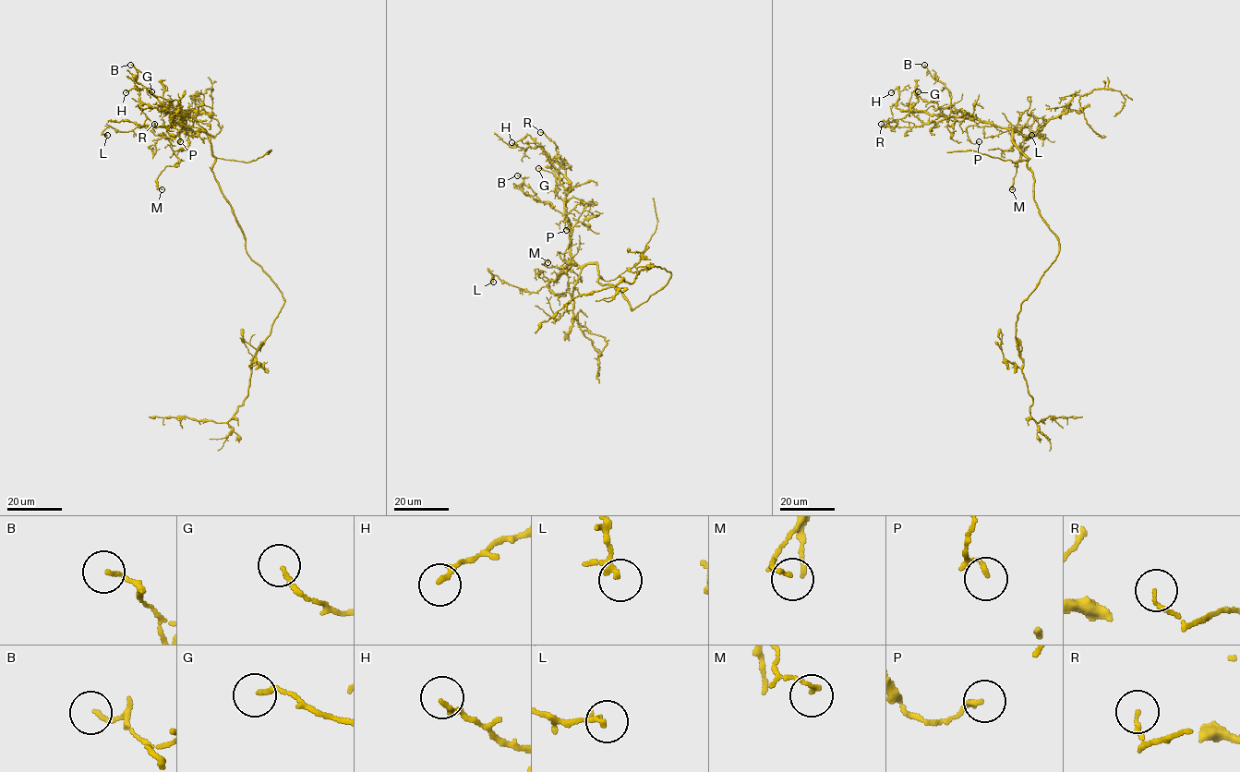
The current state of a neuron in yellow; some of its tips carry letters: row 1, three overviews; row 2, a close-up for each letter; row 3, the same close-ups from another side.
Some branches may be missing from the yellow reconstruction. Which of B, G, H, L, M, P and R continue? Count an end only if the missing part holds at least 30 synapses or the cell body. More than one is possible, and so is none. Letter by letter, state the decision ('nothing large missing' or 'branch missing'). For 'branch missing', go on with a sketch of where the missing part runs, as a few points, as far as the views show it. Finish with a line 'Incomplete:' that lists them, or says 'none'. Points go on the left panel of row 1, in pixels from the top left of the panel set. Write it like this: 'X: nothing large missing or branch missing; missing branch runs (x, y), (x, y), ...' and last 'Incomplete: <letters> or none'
B: nothing large missing
G: nothing large missing
H: nothing large missing
L: nothing large missing
M: nothing large missing
P: nothing large missing
R: nothing large missing
Incomplete: none

